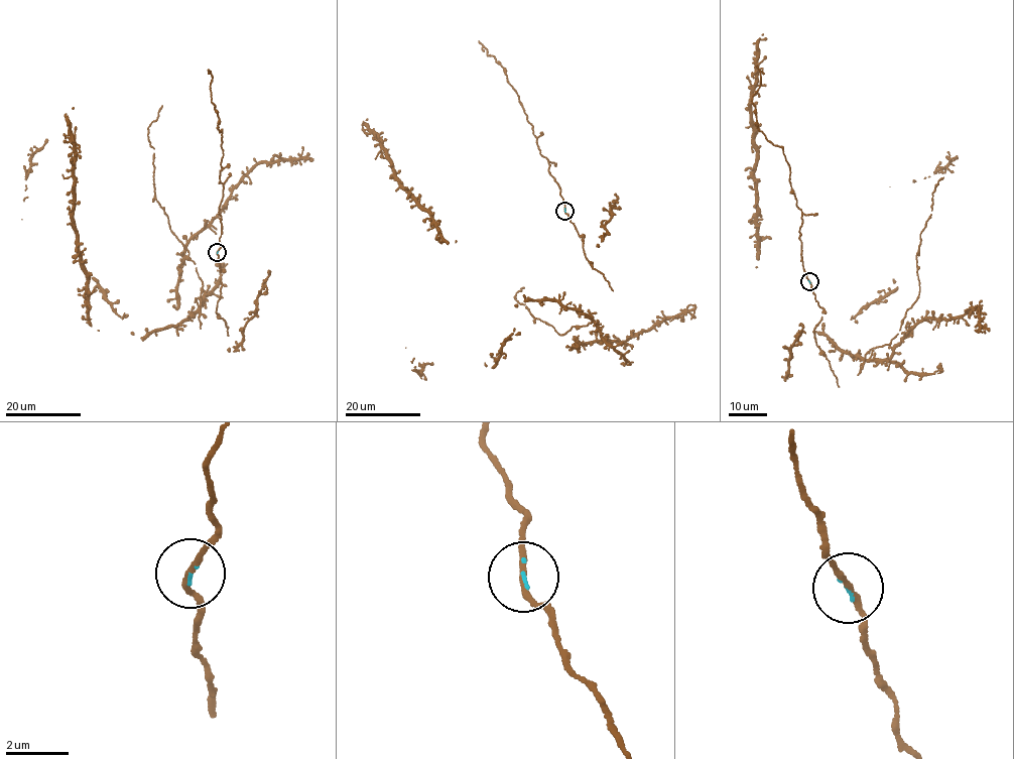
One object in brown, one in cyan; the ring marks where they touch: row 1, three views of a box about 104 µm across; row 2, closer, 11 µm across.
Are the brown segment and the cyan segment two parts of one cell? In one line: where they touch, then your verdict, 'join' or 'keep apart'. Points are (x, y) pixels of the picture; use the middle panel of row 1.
place (564, 211); join

